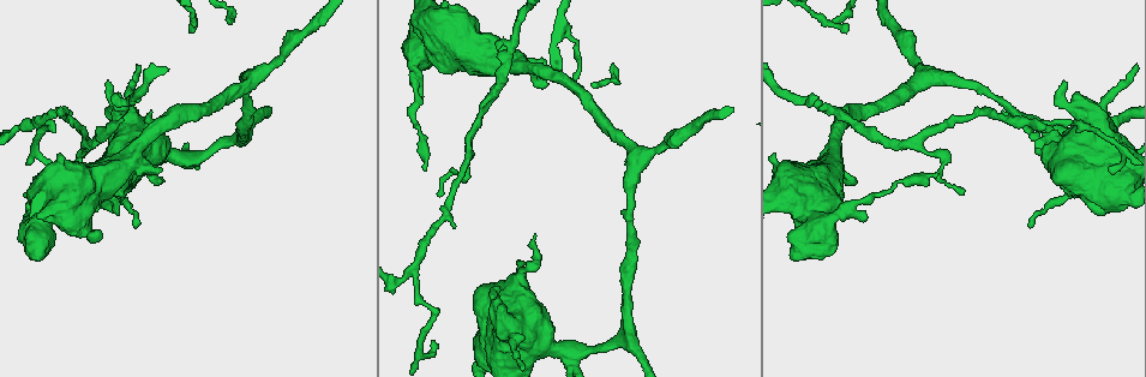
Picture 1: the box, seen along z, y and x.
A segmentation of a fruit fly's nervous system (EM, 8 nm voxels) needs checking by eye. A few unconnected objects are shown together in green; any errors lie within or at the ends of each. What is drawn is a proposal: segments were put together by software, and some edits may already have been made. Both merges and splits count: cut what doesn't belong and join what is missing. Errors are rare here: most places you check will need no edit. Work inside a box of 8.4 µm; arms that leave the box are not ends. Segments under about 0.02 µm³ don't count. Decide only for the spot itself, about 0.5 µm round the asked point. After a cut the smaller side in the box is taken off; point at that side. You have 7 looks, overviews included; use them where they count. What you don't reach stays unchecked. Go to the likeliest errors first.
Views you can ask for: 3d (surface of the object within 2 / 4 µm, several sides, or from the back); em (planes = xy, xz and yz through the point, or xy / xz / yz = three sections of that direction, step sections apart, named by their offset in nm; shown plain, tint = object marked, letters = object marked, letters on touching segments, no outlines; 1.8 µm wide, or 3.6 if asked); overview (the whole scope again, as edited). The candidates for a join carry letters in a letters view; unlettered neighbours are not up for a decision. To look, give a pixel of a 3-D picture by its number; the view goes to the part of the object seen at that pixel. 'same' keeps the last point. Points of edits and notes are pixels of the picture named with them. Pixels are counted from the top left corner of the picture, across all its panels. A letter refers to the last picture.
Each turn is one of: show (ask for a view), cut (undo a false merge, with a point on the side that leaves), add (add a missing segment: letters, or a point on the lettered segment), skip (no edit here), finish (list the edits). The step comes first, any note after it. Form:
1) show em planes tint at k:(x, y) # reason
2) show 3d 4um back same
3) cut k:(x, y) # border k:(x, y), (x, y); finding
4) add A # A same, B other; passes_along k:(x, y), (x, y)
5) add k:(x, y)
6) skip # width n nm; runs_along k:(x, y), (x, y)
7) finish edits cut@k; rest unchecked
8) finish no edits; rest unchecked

show 3d 4um at 1:(437, 194) # thin end

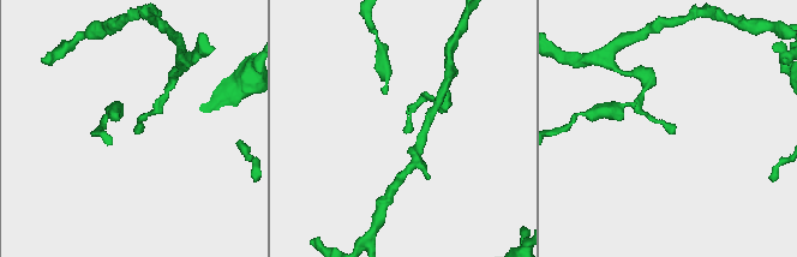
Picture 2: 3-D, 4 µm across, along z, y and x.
show em 3.6um xz step 8 letters at 2:(672, 132) # now the EM

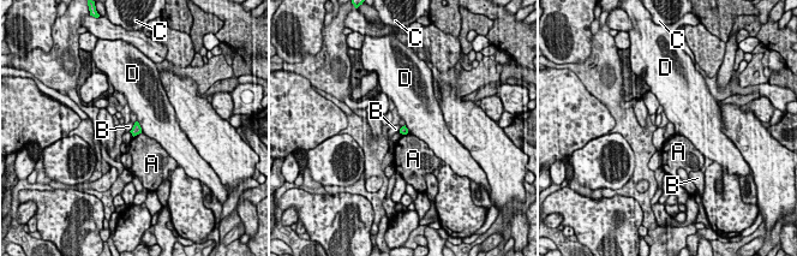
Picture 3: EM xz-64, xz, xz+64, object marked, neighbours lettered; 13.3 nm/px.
show em 3.6um planes letters same

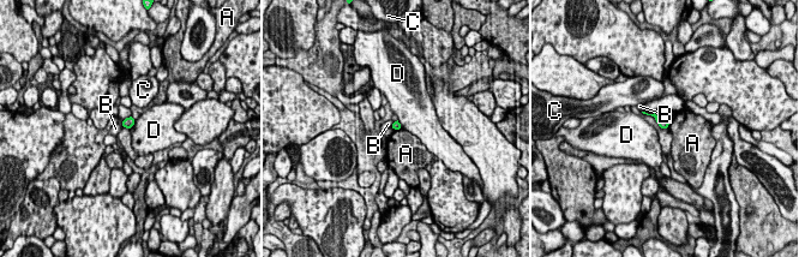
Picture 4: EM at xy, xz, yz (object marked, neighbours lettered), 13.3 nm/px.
skip # longest_contact B 180 nm; A other, B other, C other, D other; border 4:(397, 120), (401, 127); no lettered segment goes on from it

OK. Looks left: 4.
show em 3.6um xz step 4 tint at 1:(1087, 164) # sudden change in width

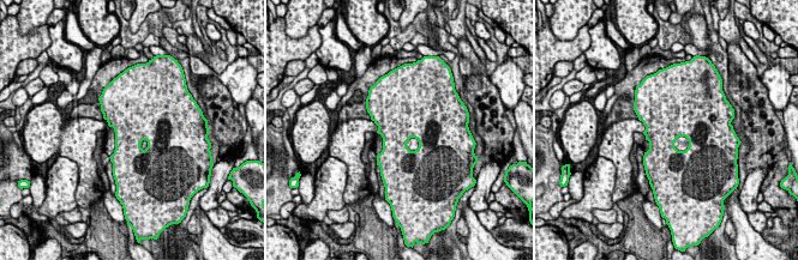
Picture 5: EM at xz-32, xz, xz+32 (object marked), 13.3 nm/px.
show em 3.6um xz step 4 letters same

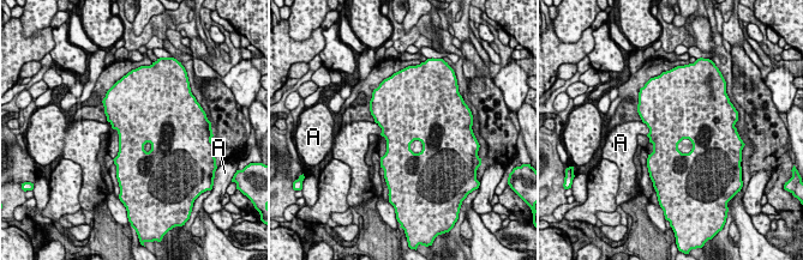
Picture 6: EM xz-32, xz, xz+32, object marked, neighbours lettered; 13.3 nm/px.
skip # A other; border 6:(641, 121), (648, 128), (647, 134); continuous, no second neuron

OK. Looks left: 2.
show em xz step 16 letters at 1:(107, 80) # free end

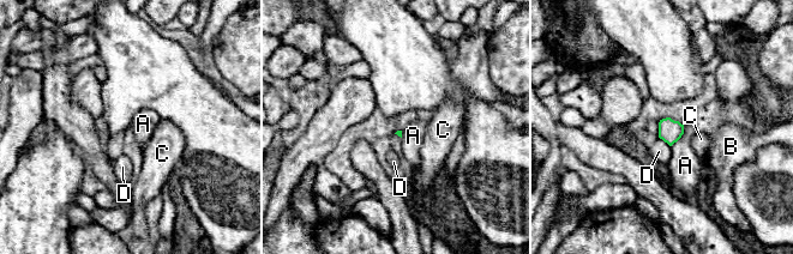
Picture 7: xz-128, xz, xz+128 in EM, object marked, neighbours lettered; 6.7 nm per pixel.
show em planes letters same # cut it another way

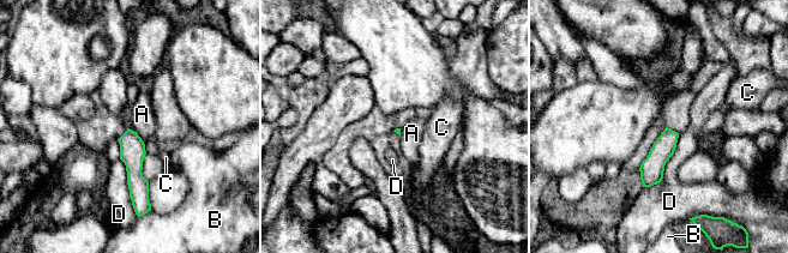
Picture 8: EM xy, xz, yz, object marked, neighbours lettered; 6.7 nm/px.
skip # longest_contact D 440 nm; A other, B other, C other, D other; none of them fits

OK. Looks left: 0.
finish no edits; rest unchecked

